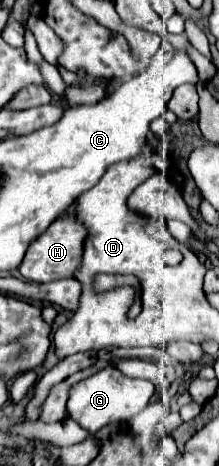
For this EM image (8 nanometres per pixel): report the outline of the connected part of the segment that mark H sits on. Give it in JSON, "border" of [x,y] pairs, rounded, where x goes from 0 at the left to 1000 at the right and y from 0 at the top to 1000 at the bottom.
{"border":[[[352,466],[260,470],[178,513],[160,513],[160,521],[142,521],[105,564],[87,573],[87,586],[114,599],[160,603],[160,607],[233,607],[260,599],[342,594],[342,582],[361,577],[361,564],[370,564],[397,500],[406,500],[397,487]]]}

